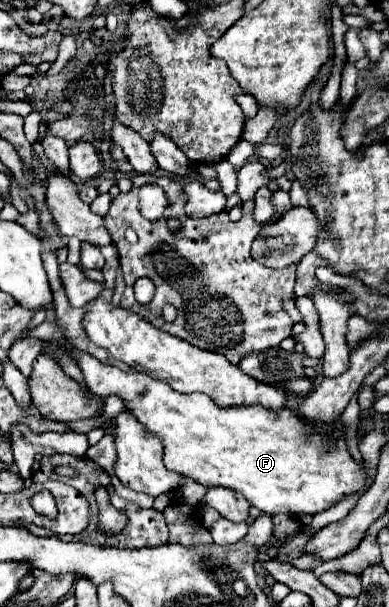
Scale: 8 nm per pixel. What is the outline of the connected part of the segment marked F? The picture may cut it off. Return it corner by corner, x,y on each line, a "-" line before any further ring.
73,348
73,358
83,372
87,388
93,394
103,396
103,398
111,394
121,396
127,410
131,410
133,416
149,432
163,438
165,466
169,470
189,476
203,486
227,486
231,490
241,492
249,500
249,504
259,508
261,512
267,512
267,514
285,512
291,516
323,512
335,506
337,502
365,490
367,466
365,462
355,464
355,460
351,458
347,442
345,442
345,426
341,418
333,422
317,424
317,422
305,420
293,408
269,410
259,404
221,408
205,394
179,394
173,388
169,388
165,382
155,380
137,370
123,372
115,366
101,364
97,358
93,358
91,354
83,350

